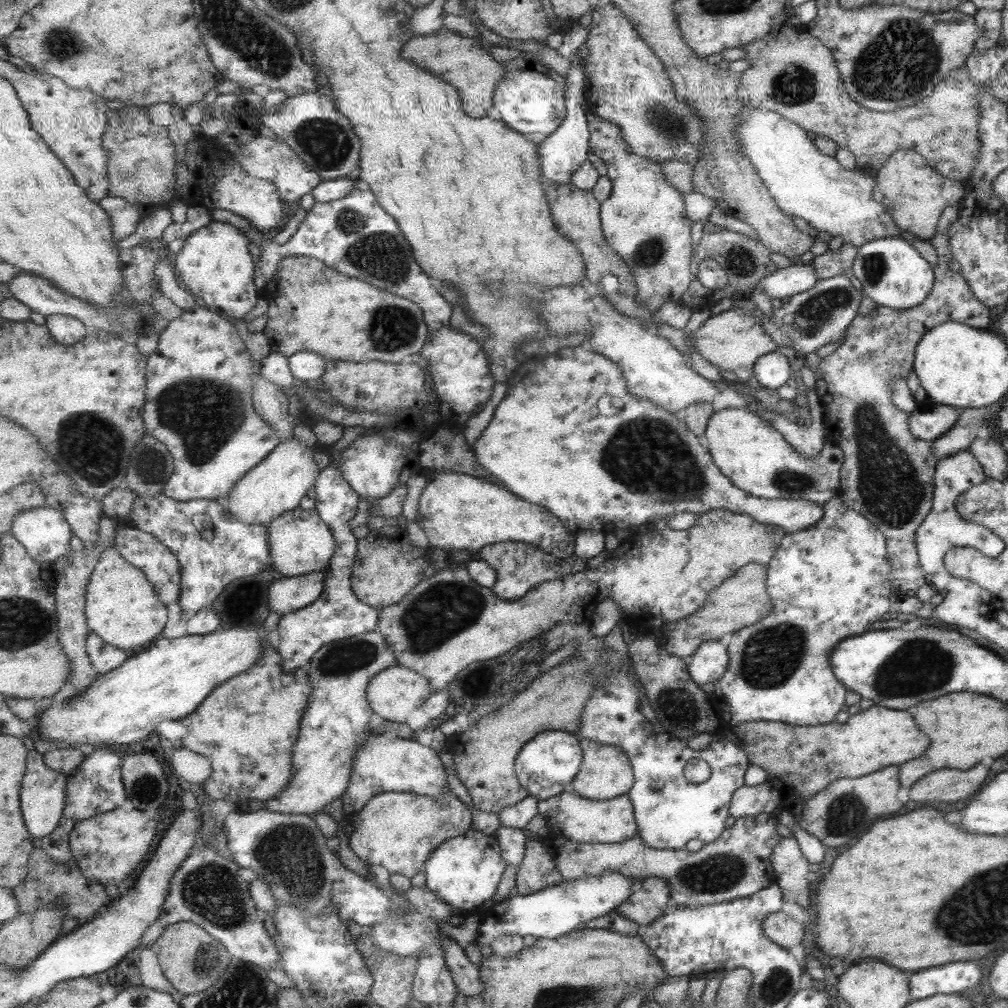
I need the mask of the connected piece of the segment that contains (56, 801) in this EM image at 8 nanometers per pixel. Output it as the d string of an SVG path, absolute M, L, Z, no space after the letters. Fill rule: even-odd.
M35 750L30 751L21 798L24 819L27 821L27 828L34 838L47 838L61 824L67 802L67 780L69 777L47 766L44 754L39 754Z

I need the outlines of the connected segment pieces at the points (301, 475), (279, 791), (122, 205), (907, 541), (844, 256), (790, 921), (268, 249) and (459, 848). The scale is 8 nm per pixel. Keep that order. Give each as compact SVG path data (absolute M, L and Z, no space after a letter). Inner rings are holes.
M292 438L290 441L285 441L279 444L278 448L265 458L259 466L256 466L253 470L242 478L237 486L232 490L232 494L229 497L223 499L226 501L225 508L229 509L232 513L235 513L235 518L245 522L246 524L265 524L269 525L275 521L275 518L279 518L280 514L286 513L290 510L300 507L303 499L307 497L307 492L311 488L316 488L316 482L323 469L319 468L319 464L315 462L315 454L313 451L319 448L314 447L313 450L306 449L297 438Z
M274 643L264 646L262 657L250 669L231 678L231 682L219 686L219 690L211 692L211 698L206 698L203 706L195 710L195 714L187 716L183 724L189 728L189 736L181 740L183 748L203 754L213 760L213 775L205 783L211 798L234 804L239 800L269 801L279 798L287 791L291 779L295 775L294 749L298 745L303 718L314 693L310 681L310 663L301 666L295 672L284 670L283 657ZM275 680L280 680L281 686L275 688Z
M109 195L98 203L110 215L115 232L115 243L129 238L137 230L139 222L143 219L140 210L124 198Z
M948 206L947 209L943 210L942 216L939 217L937 233L930 240L923 241L928 242L933 247L937 257L937 263L935 266L935 283L933 284L933 288L930 290L930 295L926 298L926 301L924 301L922 305L918 305L914 308L906 310L891 310L887 307L881 308L881 306L877 306L876 308L873 308L873 310L871 310L869 314L865 314L865 316L861 316L861 314L859 314L854 318L854 320L851 322L851 325L848 326L848 328L846 329L841 344L837 345L833 352L820 360L819 366L817 366L817 372L815 372L814 374L814 390L818 396L818 400L820 401L821 406L823 407L825 416L824 424L827 431L824 438L828 442L834 443L836 446L839 446L844 456L839 471L840 494L838 496L842 499L842 502L848 508L850 508L851 511L858 512L859 515L865 516L867 520L869 520L871 523L874 523L874 525L878 527L880 531L882 531L882 534L885 535L887 546L886 555L891 567L891 578L894 579L894 585L897 587L897 590L903 592L915 591L917 590L917 588L919 588L919 586L923 586L923 584L927 583L925 582L926 574L923 572L922 567L918 563L918 553L915 543L915 530L917 530L918 526L926 520L927 514L929 514L931 508L933 508L934 469L937 466L937 461L932 454L931 442L924 441L923 439L918 439L915 435L911 434L910 425L908 422L910 413L899 410L892 403L890 397L889 381L893 381L893 379L906 379L906 377L910 374L911 370L913 370L914 350L916 348L917 342L921 340L923 334L925 334L929 329L933 329L934 326L941 325L942 323L947 321L953 321L963 323L964 325L970 327L977 327L979 329L983 329L987 326L987 322L989 322L988 309L983 306L982 303L979 303L977 299L974 298L974 294L970 290L969 284L966 283L966 280L963 279L958 272L951 272L951 270L949 270L949 264L947 264L951 259L950 243L947 242L947 229L949 229L950 226L954 224L954 220L957 217L958 207Z
M841 244L838 251L834 253L827 251L815 256L811 260L810 266L815 268L815 275L819 276L819 280L842 275L845 272L851 272L855 254L857 254L855 247Z
M781 910L768 914L763 921L762 927L762 934L784 949L797 946L803 940L803 926L801 926L801 923Z
M361 185L344 199L316 203L299 224L298 231L284 245L269 240L263 250L263 260L257 264L255 284L263 293L269 282L274 280L281 262L289 256L315 258L337 268L337 271L343 270L343 274L363 278L373 286L417 303L425 314L431 336L436 330L451 324L453 308L440 294L435 280L423 272L413 252L395 217L383 208L374 191Z
M469 828L465 834L446 840L430 855L425 868L425 884L447 901L455 912L473 915L484 902L498 893L499 883L507 868L498 837Z

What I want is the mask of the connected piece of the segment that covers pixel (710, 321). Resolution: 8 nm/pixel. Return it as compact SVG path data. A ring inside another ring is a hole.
M741 308L707 317L705 322L690 334L687 344L693 345L713 368L720 370L721 374L744 383L753 376L755 361L764 354L777 350L774 339L763 330L760 320Z

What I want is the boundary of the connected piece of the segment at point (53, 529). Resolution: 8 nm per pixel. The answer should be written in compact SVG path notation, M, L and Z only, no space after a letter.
M49 505L18 514L12 533L37 562L48 567L71 550L74 534L62 511Z

